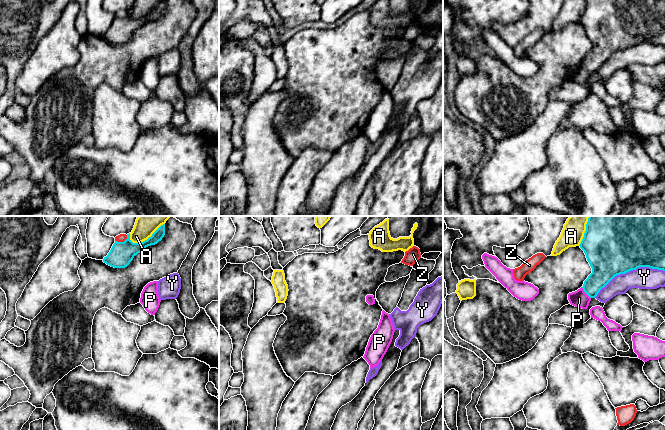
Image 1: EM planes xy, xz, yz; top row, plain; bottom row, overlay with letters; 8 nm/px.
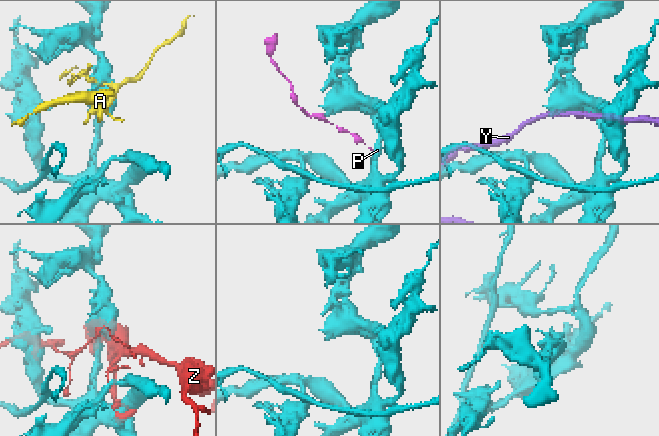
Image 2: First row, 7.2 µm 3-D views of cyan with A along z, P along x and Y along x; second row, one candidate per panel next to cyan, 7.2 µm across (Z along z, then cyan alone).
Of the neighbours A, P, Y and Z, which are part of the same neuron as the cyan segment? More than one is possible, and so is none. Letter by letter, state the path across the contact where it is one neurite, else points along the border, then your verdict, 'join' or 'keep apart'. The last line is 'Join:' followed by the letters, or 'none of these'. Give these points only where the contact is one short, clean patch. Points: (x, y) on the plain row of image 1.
A: keep apart
P: along yz (581, 63), (590, 74) | keep apart
Y: keep apart
Z: keep apart
Join: none of these

